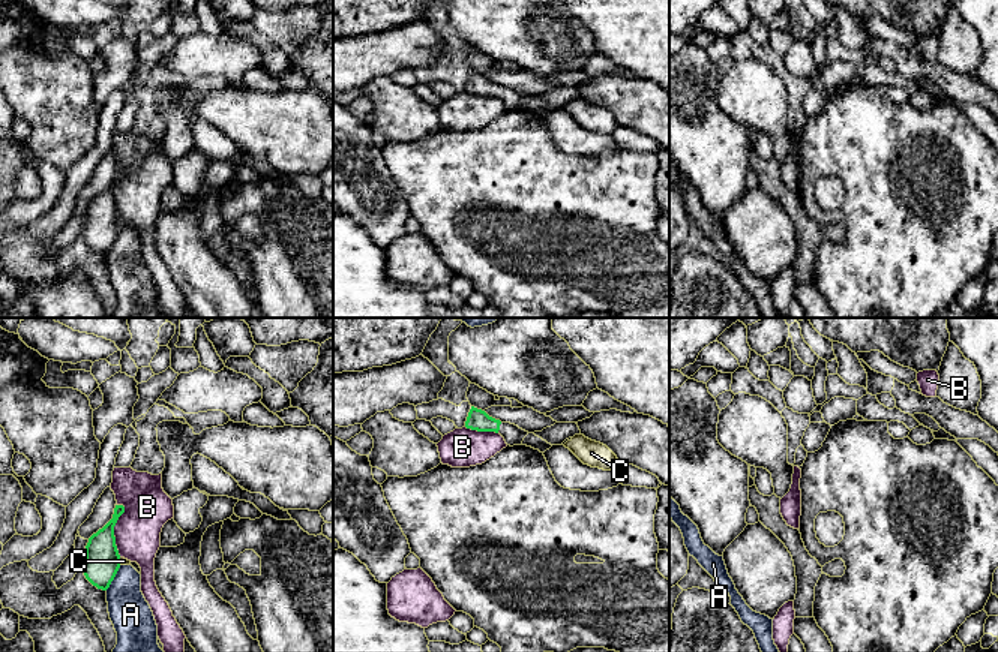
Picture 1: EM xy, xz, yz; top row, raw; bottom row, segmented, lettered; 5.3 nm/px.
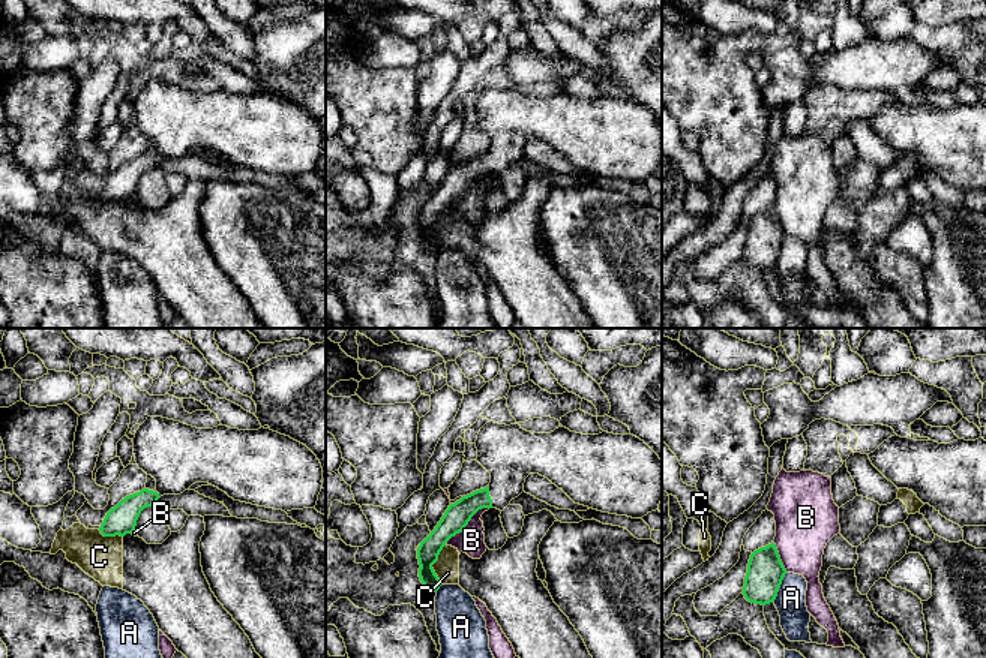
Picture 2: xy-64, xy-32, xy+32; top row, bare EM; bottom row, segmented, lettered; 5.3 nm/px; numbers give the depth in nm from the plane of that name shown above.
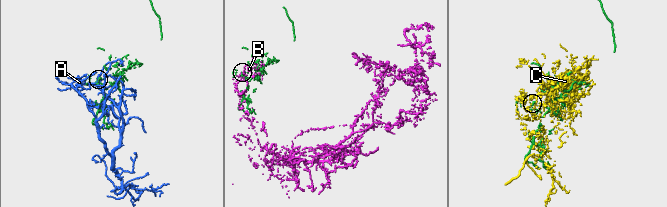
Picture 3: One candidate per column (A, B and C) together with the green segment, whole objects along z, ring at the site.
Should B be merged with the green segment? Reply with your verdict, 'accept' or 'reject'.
reject

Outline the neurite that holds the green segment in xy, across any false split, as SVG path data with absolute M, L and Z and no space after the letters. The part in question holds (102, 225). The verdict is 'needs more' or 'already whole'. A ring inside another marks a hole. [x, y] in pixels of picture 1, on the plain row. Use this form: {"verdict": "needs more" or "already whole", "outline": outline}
{"verdict": "already whole", "outline": "M116 169L113 183L89 202L86 210L84 240L98 253L107 255L120 232L120 219L116 210L114 190L125 177Z"}

